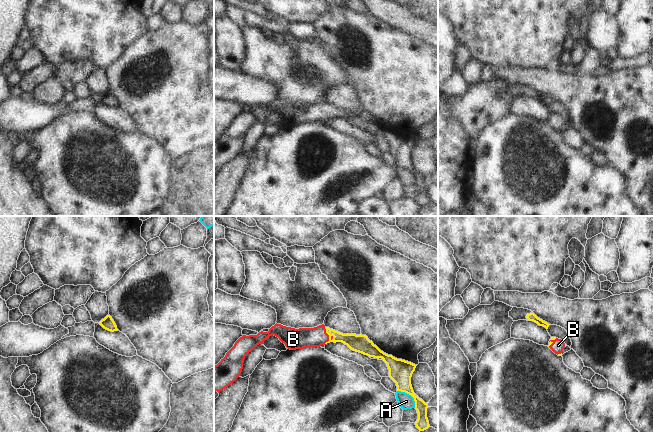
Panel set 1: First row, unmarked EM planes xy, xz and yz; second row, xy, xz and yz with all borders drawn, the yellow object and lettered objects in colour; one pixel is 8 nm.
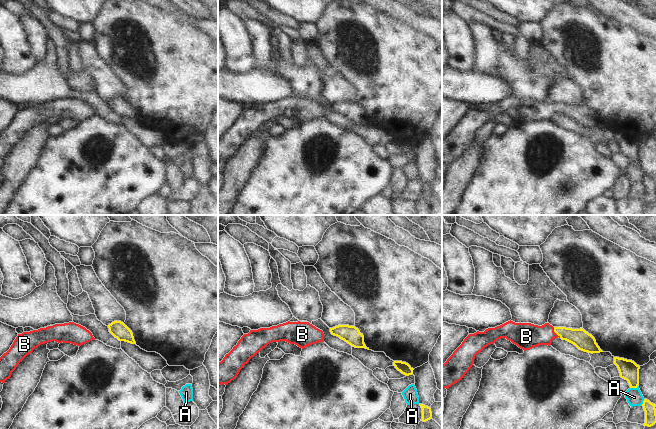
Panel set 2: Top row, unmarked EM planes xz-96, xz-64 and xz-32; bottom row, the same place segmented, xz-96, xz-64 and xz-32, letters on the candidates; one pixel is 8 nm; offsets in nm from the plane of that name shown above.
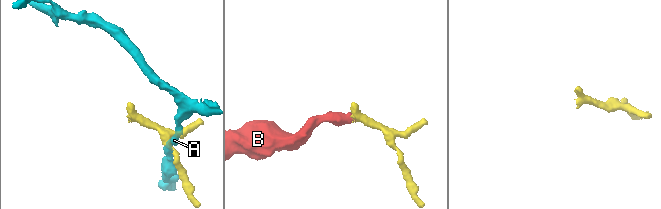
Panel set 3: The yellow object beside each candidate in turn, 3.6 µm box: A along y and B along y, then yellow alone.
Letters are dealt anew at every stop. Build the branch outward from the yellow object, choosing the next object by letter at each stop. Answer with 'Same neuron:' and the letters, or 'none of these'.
Same neuron: B

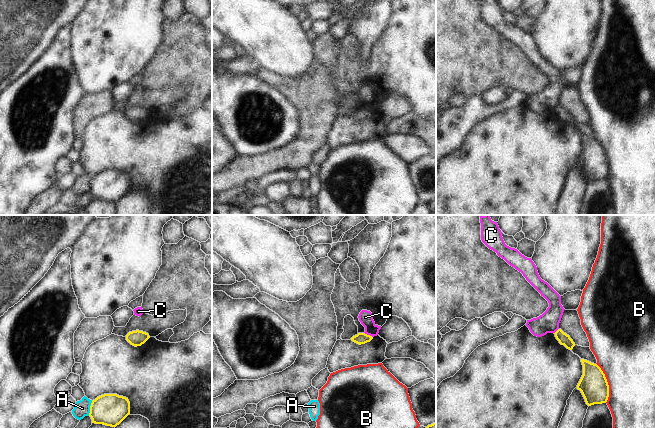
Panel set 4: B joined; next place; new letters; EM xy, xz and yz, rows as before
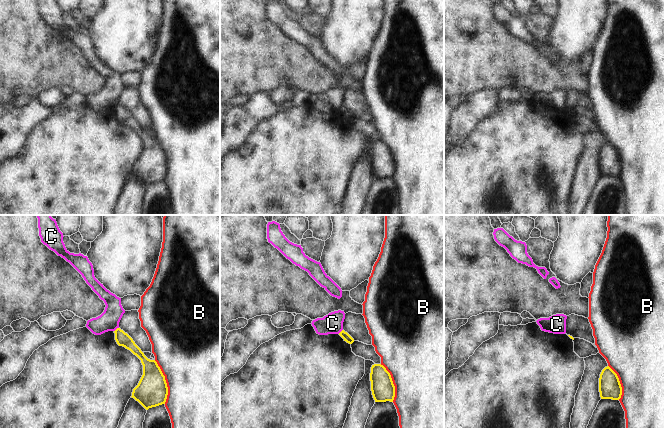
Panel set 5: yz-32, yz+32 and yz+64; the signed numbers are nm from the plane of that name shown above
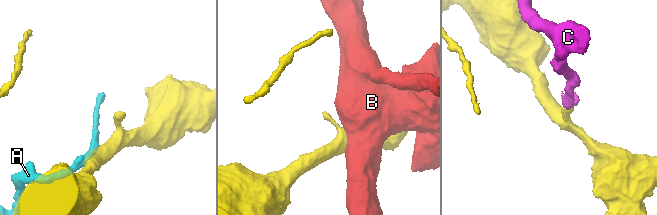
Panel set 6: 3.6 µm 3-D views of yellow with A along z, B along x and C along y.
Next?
Same neuron: none of these

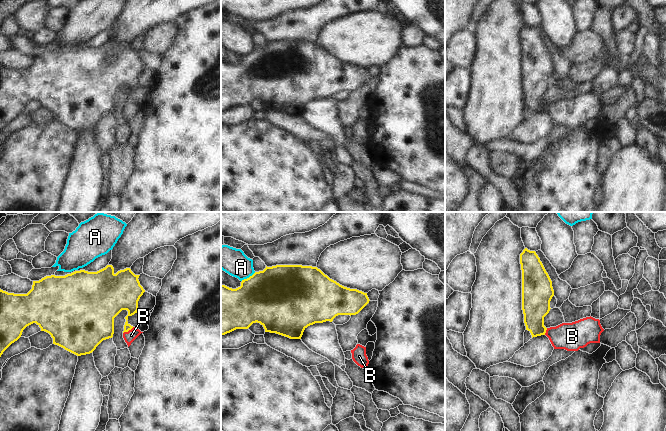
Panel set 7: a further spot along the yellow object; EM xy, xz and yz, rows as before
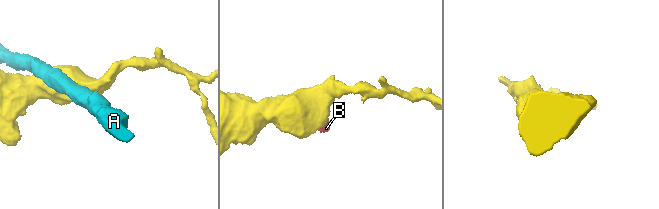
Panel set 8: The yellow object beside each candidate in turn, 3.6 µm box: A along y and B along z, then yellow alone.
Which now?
Same neuron: B

